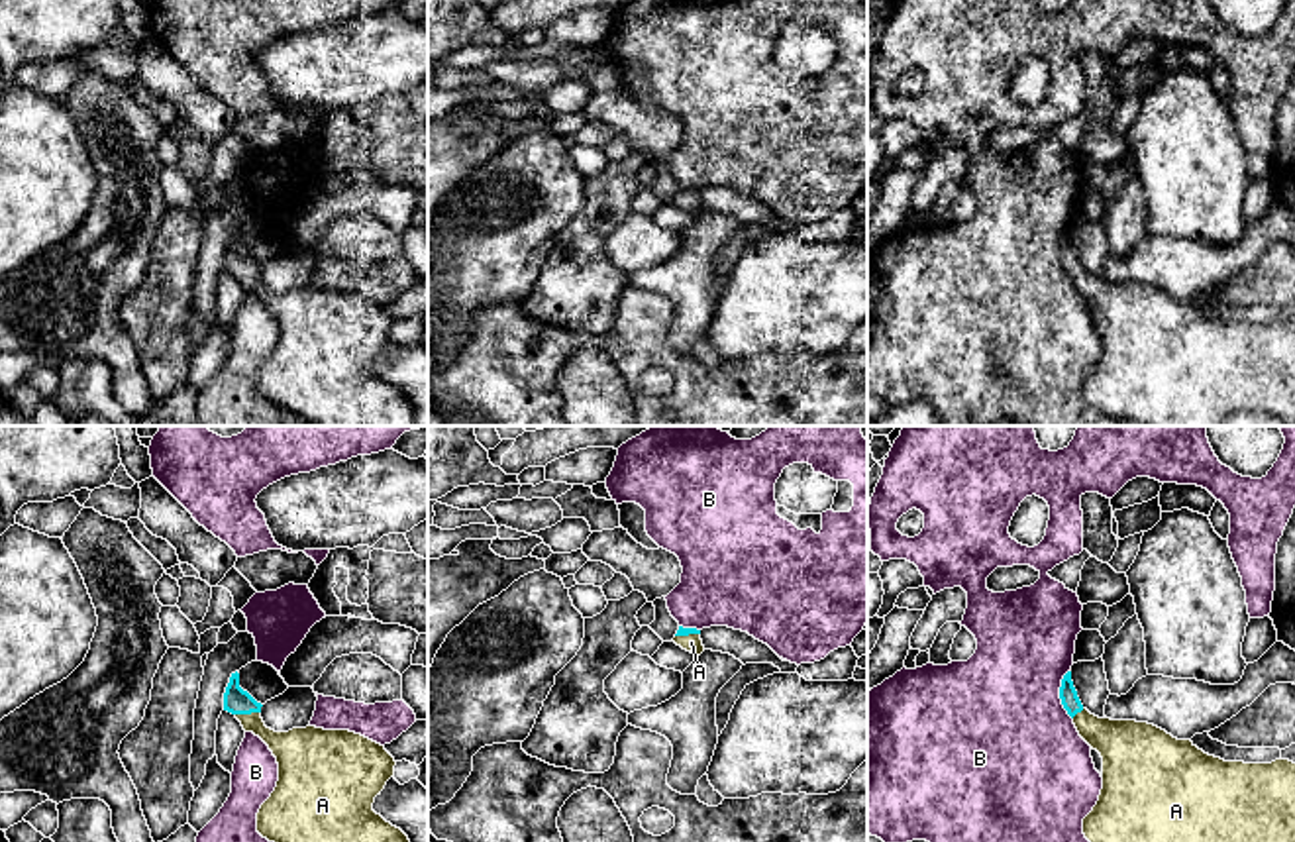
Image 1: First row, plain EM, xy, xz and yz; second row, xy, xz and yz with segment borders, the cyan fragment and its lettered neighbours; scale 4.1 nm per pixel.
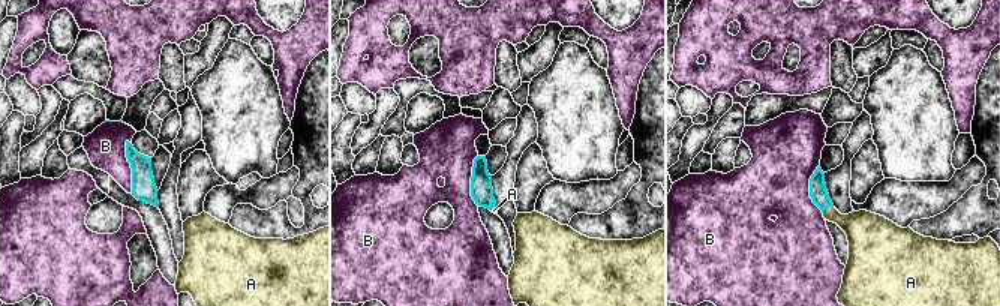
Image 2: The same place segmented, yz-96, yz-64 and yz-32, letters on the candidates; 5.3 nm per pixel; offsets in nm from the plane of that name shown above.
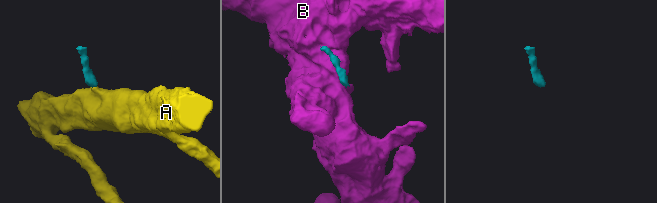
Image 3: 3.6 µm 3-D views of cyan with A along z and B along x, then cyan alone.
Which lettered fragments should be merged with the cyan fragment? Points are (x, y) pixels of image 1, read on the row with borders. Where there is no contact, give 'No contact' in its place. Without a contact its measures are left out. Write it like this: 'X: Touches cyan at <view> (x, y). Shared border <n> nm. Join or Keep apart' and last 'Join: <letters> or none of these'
A: Touches cyan at xy (248, 713). Shared border 110 nm. Join
B: Touches cyan at yz (1060, 695). Shared border 200 nm. Keep apart
Join: A

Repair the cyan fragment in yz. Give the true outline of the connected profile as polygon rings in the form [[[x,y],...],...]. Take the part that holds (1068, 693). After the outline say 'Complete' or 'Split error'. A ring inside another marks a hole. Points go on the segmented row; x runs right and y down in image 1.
[[[1071,671],[1060,699],[1079,736],[1103,758],[1103,789],[1083,818],[1089,842],[1295,842],[1293,762],[1224,762],[1154,724],[1099,718],[1081,705]]]. Split error

